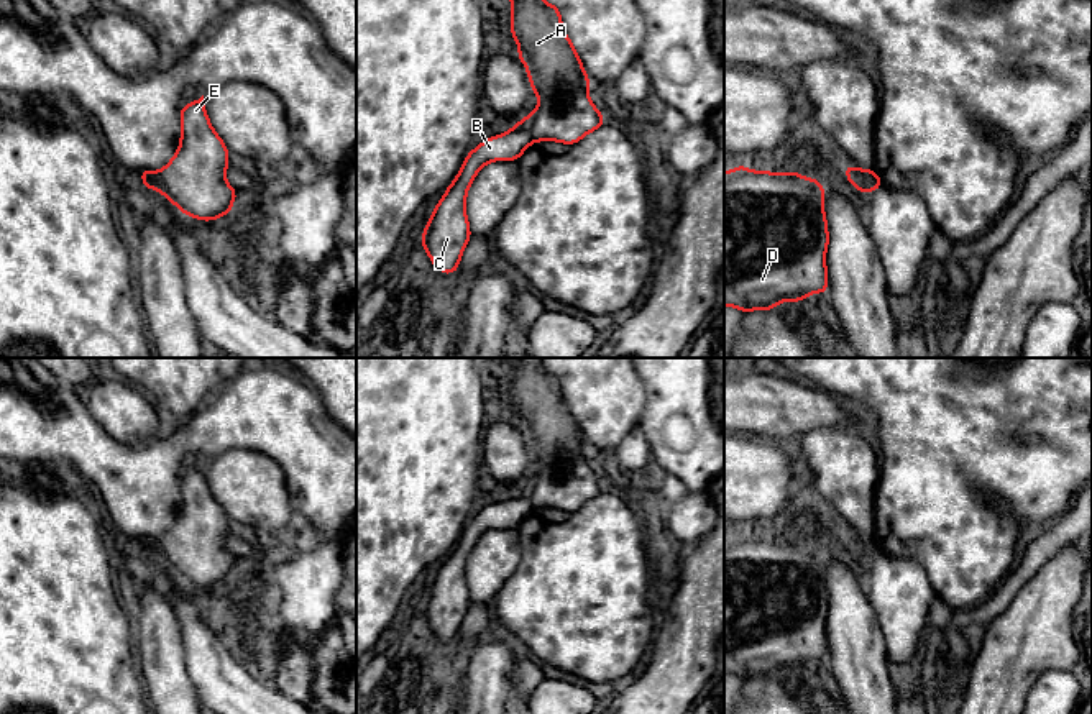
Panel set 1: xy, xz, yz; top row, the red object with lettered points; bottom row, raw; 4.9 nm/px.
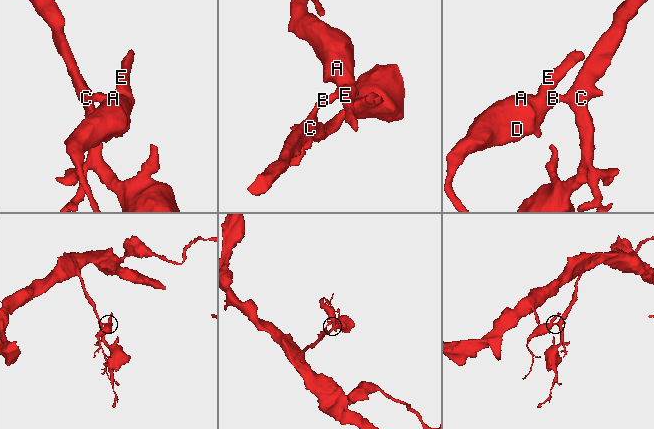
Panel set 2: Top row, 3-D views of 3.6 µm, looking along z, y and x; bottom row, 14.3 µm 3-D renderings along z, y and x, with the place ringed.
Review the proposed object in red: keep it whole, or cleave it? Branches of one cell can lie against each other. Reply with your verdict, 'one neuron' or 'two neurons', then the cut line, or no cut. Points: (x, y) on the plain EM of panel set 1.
two neurons; cut xz (523, 488), (534, 508)

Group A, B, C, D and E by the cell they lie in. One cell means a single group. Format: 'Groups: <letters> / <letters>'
Groups: A D E / B C

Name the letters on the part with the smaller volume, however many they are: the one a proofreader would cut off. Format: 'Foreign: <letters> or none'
Foreign: A, D, E

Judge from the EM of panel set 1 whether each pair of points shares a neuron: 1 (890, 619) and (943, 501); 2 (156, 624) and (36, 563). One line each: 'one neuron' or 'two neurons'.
1: two neurons
2: two neurons

